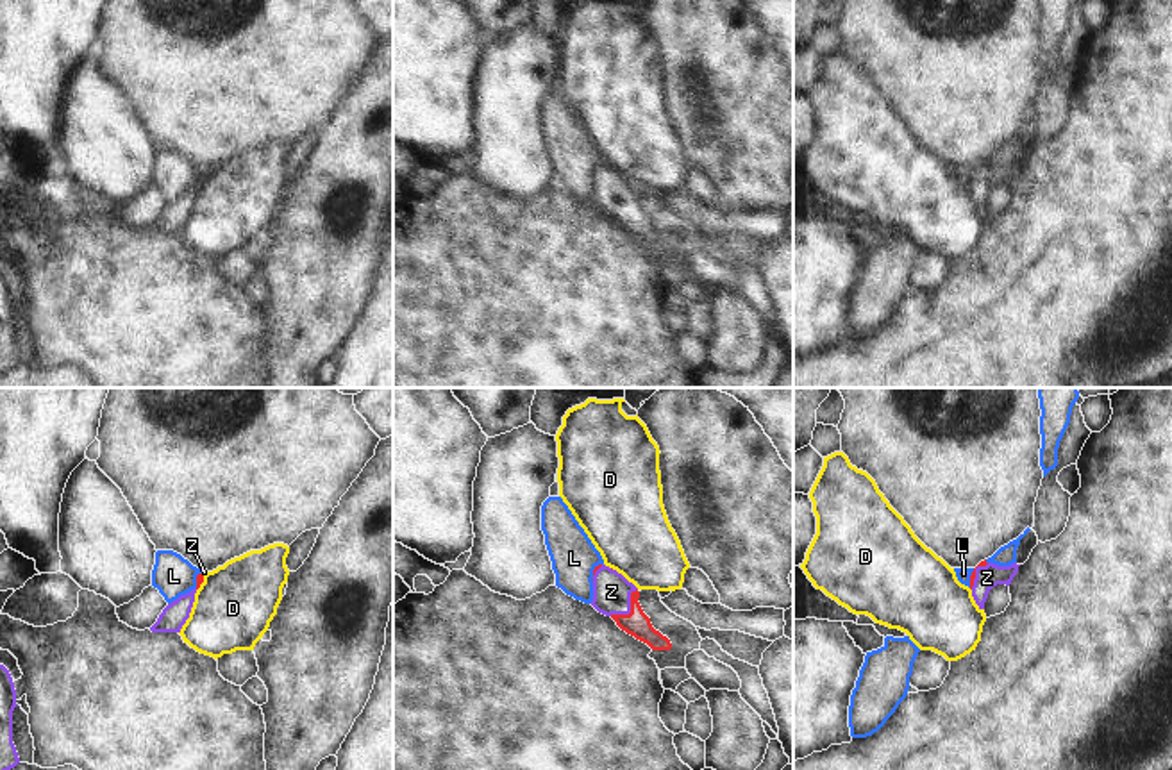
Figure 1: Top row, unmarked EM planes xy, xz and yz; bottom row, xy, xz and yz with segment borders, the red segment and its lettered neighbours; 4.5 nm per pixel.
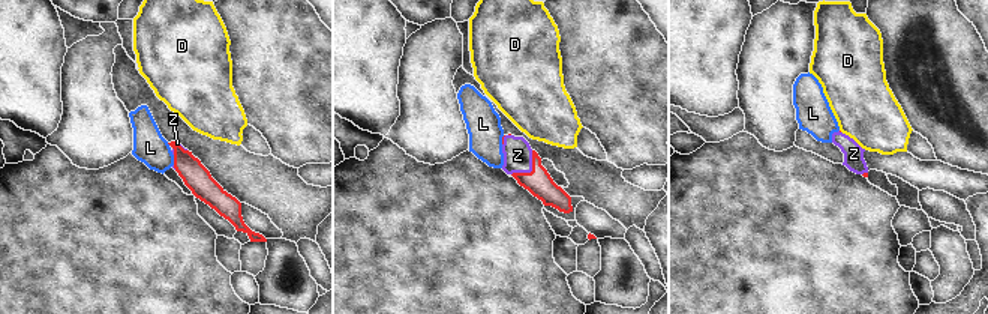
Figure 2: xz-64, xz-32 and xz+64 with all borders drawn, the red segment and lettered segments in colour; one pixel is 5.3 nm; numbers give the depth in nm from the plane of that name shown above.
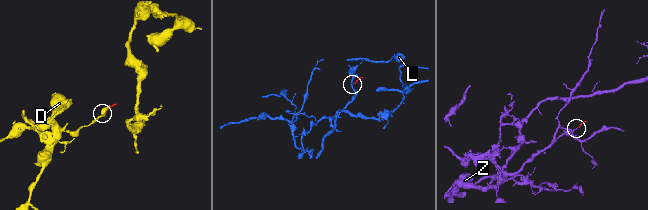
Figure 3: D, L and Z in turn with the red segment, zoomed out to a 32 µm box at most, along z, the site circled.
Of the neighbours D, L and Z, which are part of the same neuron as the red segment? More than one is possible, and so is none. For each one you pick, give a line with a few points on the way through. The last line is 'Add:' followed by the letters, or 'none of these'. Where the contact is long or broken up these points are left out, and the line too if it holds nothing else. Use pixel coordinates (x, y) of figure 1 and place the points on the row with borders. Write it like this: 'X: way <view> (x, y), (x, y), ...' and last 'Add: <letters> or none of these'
Z: way xz (636, 624), (631, 619), (631, 610), (611, 592)
Add: Z

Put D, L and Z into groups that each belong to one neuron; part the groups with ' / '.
D / L / Z

